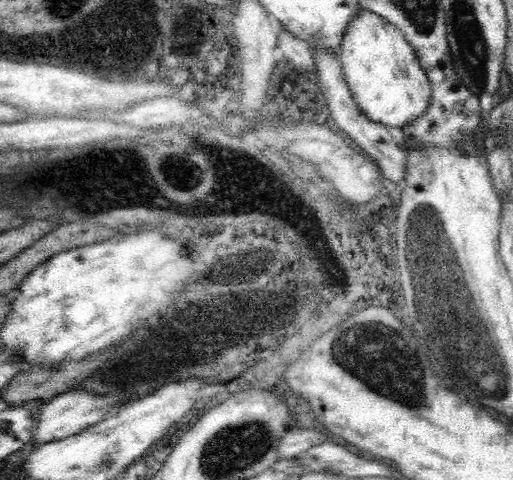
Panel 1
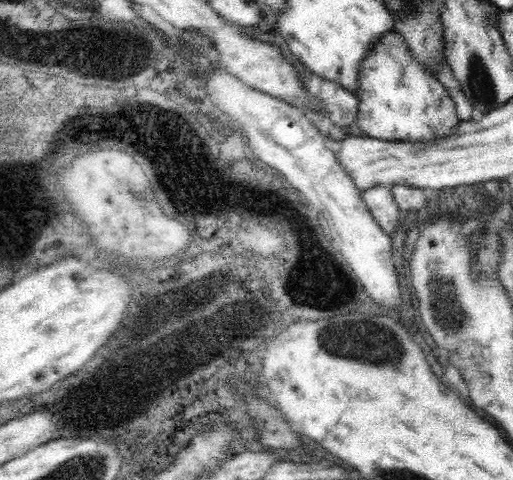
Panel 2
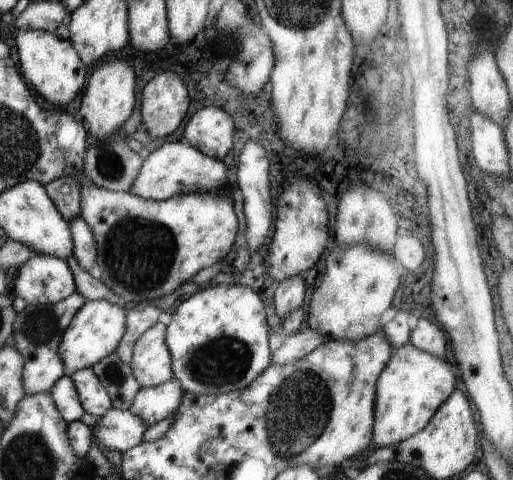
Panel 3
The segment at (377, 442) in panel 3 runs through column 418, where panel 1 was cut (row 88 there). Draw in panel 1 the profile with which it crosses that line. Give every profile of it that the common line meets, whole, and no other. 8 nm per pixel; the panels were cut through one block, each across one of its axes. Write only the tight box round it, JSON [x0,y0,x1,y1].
[339,8,430,126]

